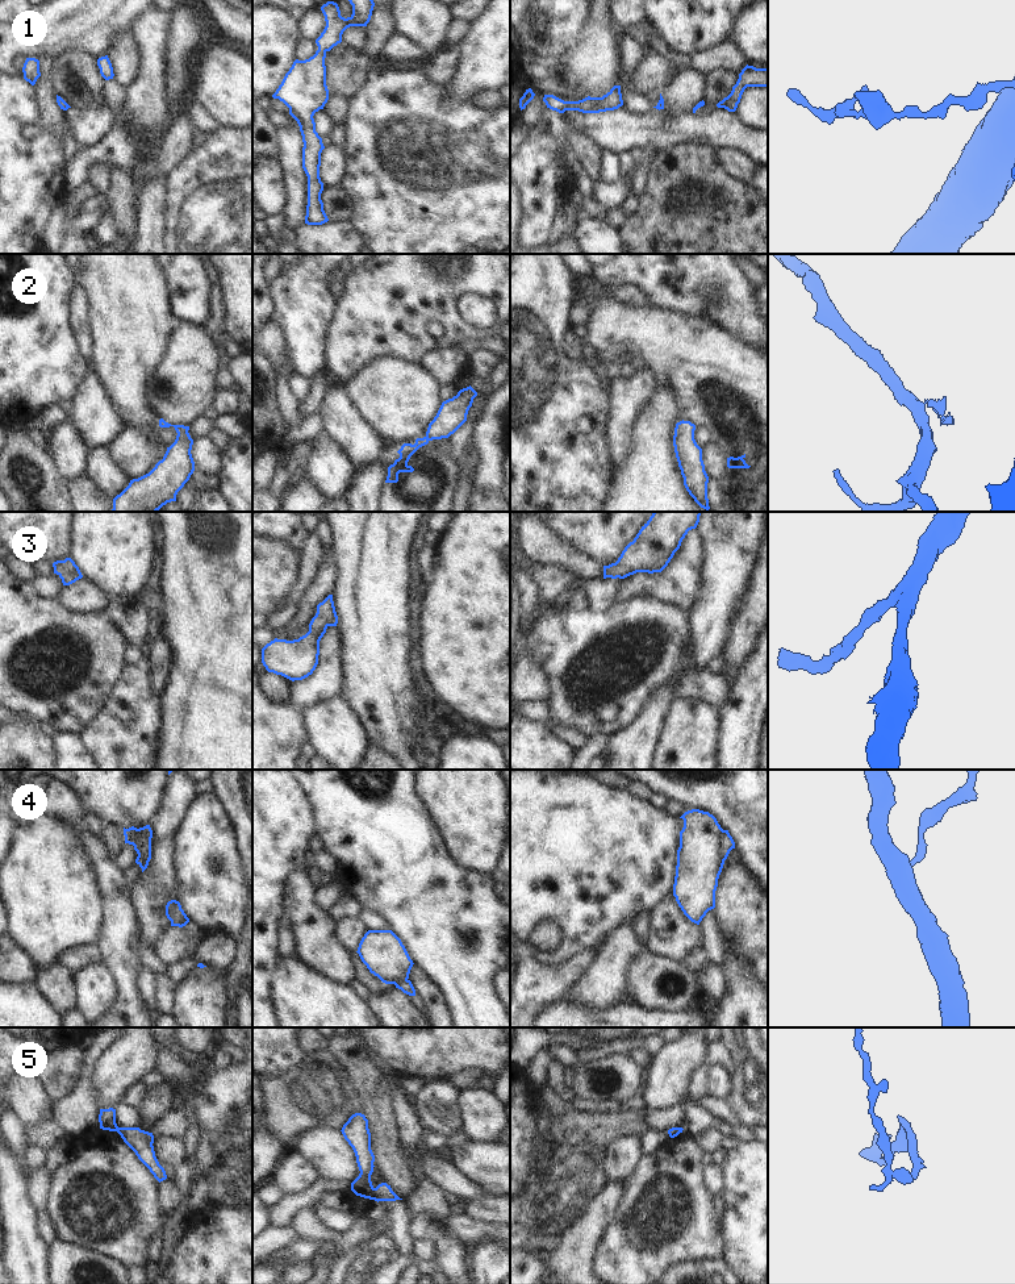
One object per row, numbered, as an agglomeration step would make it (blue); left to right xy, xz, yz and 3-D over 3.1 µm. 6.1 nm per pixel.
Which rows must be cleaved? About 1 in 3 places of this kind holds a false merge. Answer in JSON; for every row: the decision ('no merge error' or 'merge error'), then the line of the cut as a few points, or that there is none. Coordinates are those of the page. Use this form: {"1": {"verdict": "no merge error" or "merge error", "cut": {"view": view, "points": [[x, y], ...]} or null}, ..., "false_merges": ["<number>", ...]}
{"1": {"verdict": "no merge error", "cut": null}, "2": {"verdict": "merge error", "cut": {"view": "xz", "points": [[426, 436], [431, 440]]}}, "3": {"verdict": "no merge error", "cut": null}, "4": {"verdict": "merge error", "cut": {"view": "xy", "points": [[150, 828], [140, 837], [141, 858]]}}, "5": {"verdict": "merge error", "cut": {"view": "xz", "points": [[374, 1188], [376, 1200]]}}, "false_merges": ["2", "4", "5"]}

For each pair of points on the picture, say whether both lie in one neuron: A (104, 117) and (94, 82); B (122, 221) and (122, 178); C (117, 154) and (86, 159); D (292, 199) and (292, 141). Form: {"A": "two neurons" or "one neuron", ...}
{"A": "two neurons", "B": "one neuron", "C": "one neuron", "D": "one neuron"}

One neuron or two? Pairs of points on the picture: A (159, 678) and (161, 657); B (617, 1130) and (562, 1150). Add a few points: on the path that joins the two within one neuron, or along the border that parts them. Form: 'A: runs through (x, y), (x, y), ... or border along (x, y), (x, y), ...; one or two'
A: runs through (159, 672), (159, 662); one
B: runs through (602, 1130), (579, 1130), (573, 1135); one

